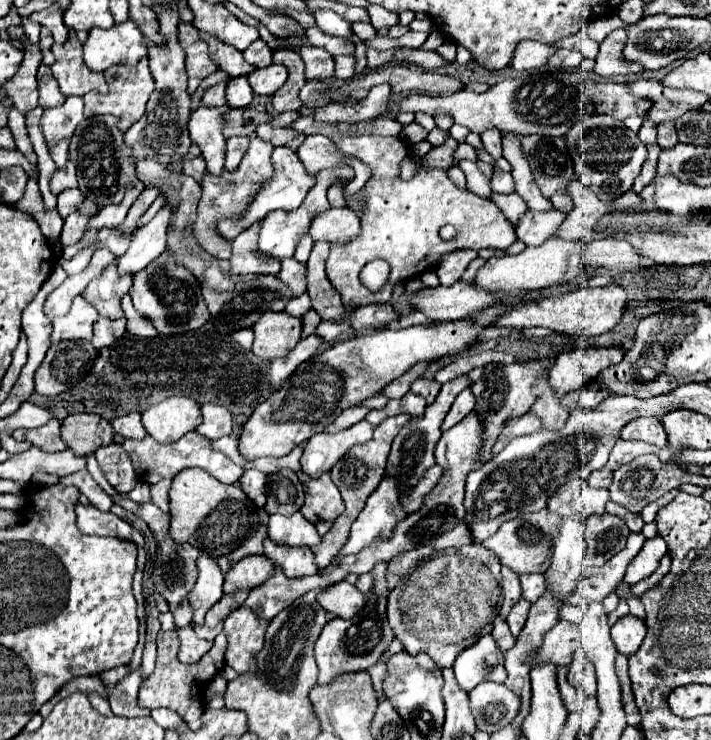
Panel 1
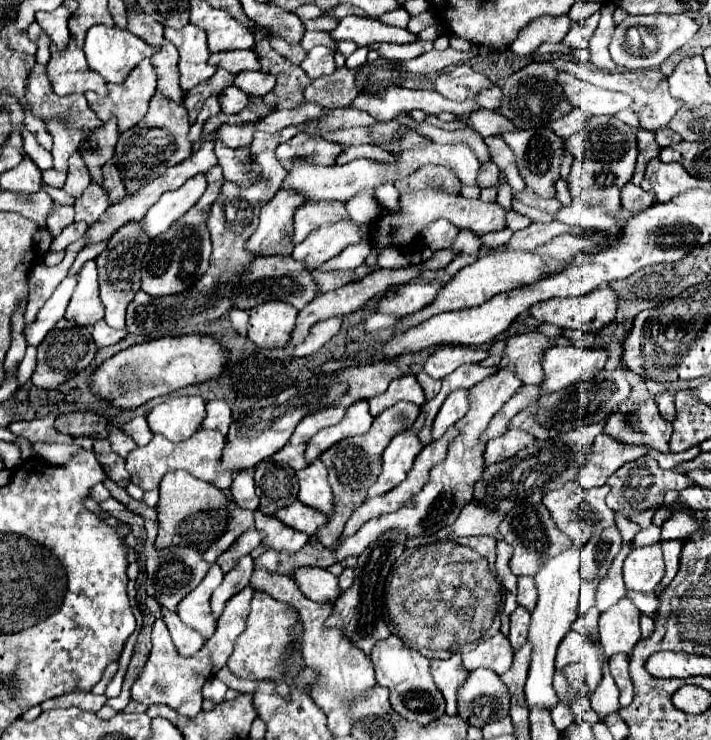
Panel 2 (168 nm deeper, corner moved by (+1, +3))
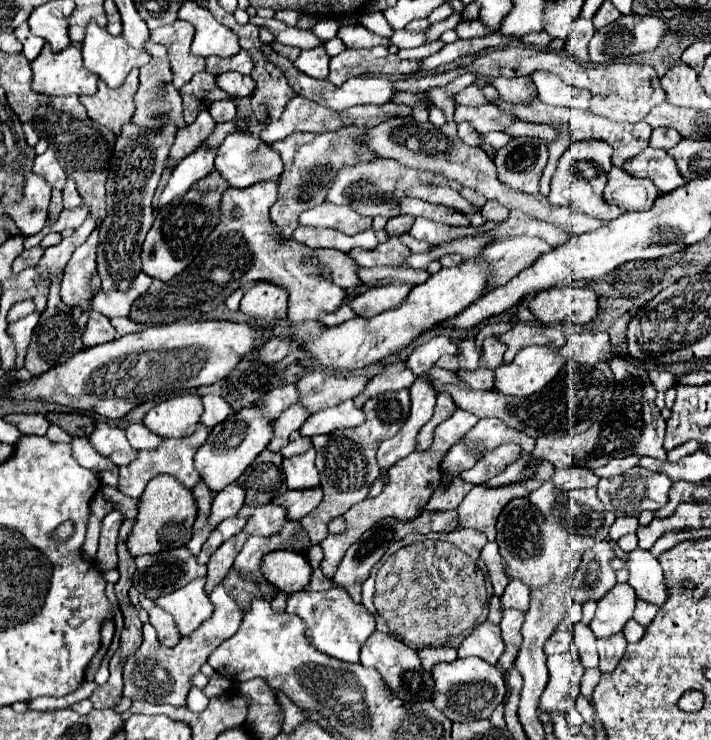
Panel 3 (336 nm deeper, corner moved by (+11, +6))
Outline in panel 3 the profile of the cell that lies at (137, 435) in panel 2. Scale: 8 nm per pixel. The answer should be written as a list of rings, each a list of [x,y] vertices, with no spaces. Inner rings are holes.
[[[130,424],[126,428],[126,436],[134,450],[154,450],[162,444],[162,438],[150,432],[144,424]]]

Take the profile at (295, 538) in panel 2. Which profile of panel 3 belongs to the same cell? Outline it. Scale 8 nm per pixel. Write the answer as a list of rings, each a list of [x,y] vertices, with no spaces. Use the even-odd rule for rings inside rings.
[[[274,502],[264,506],[242,506],[238,514],[246,518],[244,532],[256,536],[272,536],[280,532],[286,520],[286,510]]]

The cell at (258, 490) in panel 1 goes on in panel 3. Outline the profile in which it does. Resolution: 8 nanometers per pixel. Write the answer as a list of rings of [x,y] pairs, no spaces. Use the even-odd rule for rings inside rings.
[[[228,484],[228,488],[218,492],[216,498],[212,500],[212,508],[208,516],[210,528],[216,528],[228,516],[236,516],[242,506],[244,506],[244,490],[238,484]]]

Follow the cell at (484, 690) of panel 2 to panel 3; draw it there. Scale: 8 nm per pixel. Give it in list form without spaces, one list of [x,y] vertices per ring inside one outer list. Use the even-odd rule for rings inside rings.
[[[456,658],[454,662],[436,664],[432,668],[434,678],[434,692],[432,702],[434,706],[444,712],[452,722],[468,722],[468,720],[482,720],[490,718],[494,708],[504,700],[508,686],[498,666],[492,666],[480,658]]]

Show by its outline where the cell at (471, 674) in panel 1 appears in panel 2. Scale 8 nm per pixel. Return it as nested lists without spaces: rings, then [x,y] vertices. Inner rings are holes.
[[[496,633],[494,637],[482,641],[476,649],[462,653],[462,665],[470,673],[478,667],[492,669],[496,675],[504,675],[512,667],[514,649],[506,637]]]

